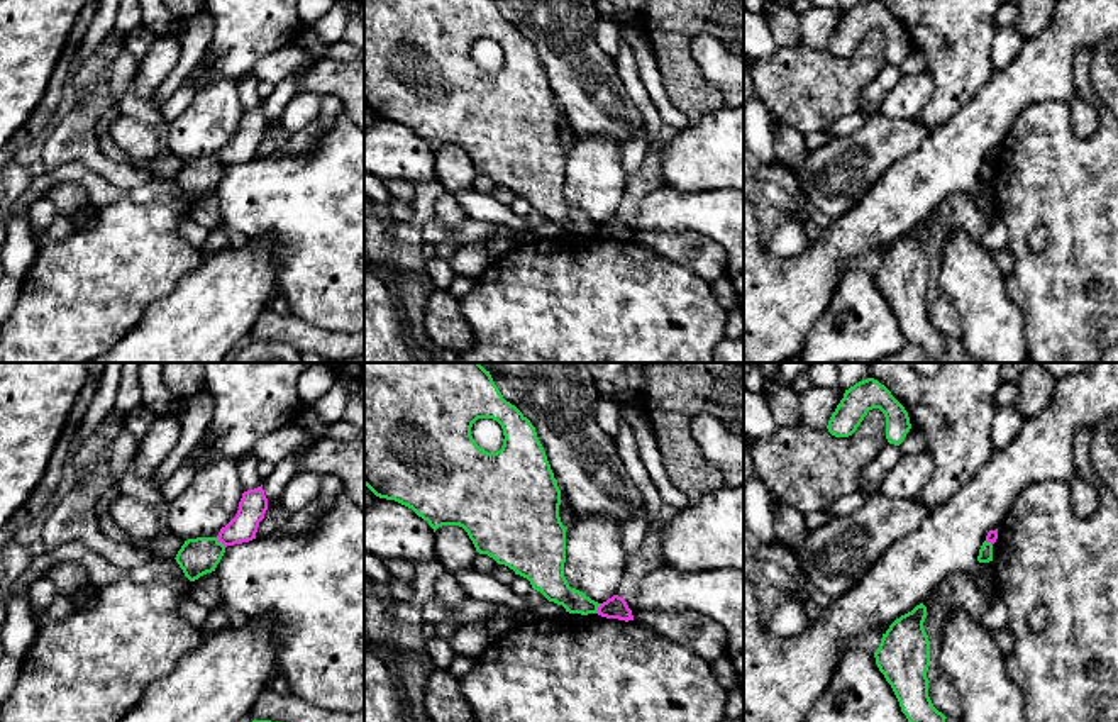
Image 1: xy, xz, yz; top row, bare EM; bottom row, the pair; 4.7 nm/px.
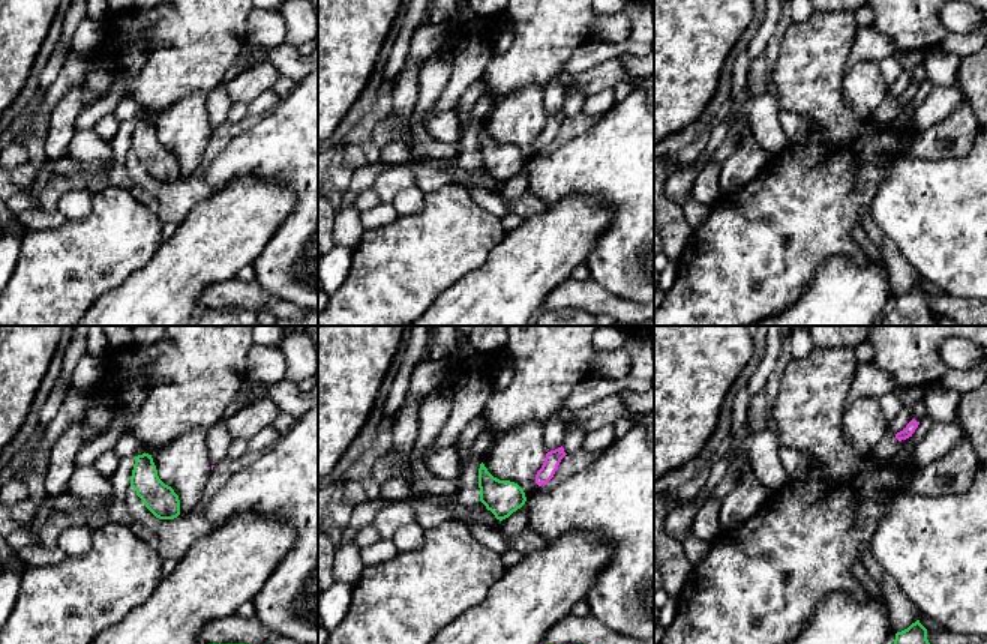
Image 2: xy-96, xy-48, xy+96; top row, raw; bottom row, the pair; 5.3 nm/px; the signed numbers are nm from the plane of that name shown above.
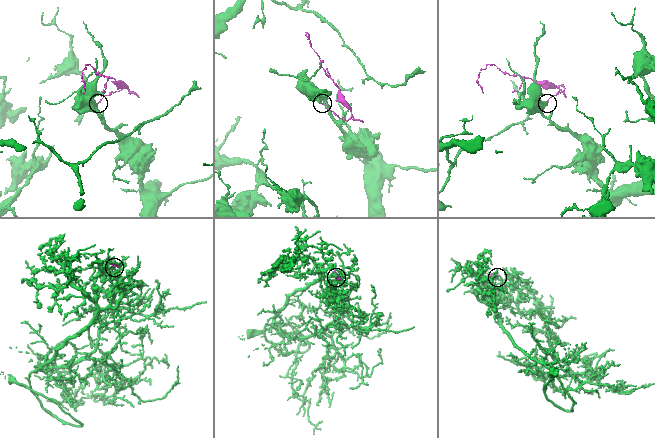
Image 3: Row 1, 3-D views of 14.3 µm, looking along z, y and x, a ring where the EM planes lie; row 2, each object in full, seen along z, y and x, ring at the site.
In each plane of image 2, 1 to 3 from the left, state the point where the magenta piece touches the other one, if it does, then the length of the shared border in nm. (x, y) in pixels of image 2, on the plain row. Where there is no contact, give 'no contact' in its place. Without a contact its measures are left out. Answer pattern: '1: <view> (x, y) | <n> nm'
1: no contact
2: no contact
3: no contact

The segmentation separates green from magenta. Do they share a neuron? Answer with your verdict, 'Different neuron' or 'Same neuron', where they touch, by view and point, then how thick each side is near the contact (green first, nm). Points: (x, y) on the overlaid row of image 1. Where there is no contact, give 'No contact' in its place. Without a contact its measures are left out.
Different neuron. Touches green at xy (221, 543). Thickness 180 nm (green) against 140 nm

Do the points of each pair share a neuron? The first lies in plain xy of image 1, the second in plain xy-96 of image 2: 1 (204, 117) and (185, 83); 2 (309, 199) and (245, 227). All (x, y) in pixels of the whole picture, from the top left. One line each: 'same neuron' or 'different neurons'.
1: different neurons
2: different neurons

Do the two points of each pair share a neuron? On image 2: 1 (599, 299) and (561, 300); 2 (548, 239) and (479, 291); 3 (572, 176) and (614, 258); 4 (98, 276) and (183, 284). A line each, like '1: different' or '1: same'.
1: same
2: same
3: same
4: different

